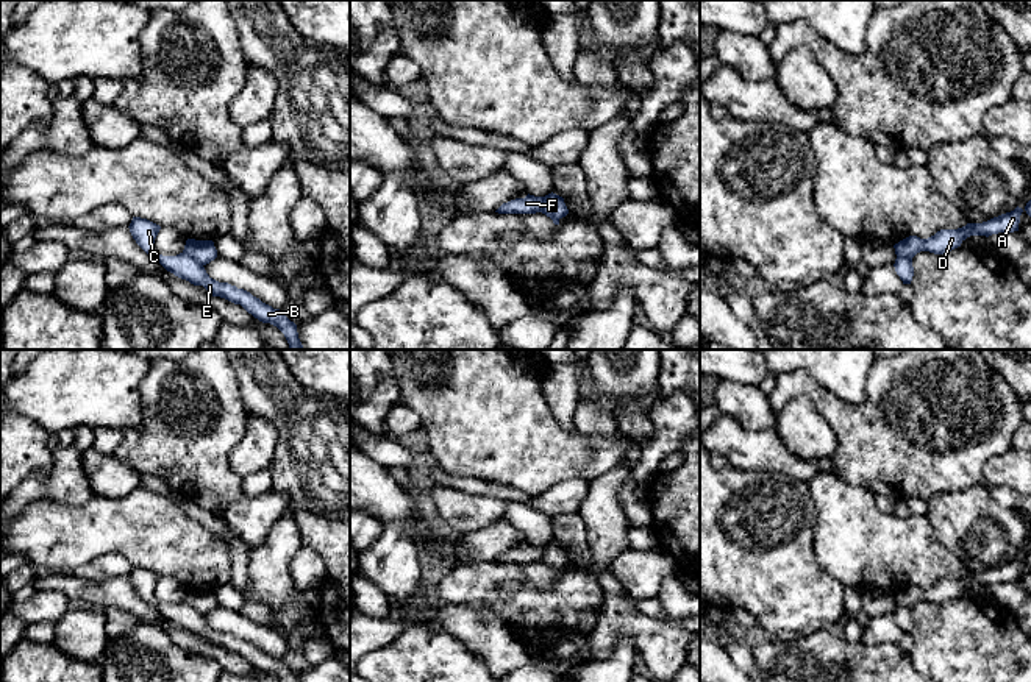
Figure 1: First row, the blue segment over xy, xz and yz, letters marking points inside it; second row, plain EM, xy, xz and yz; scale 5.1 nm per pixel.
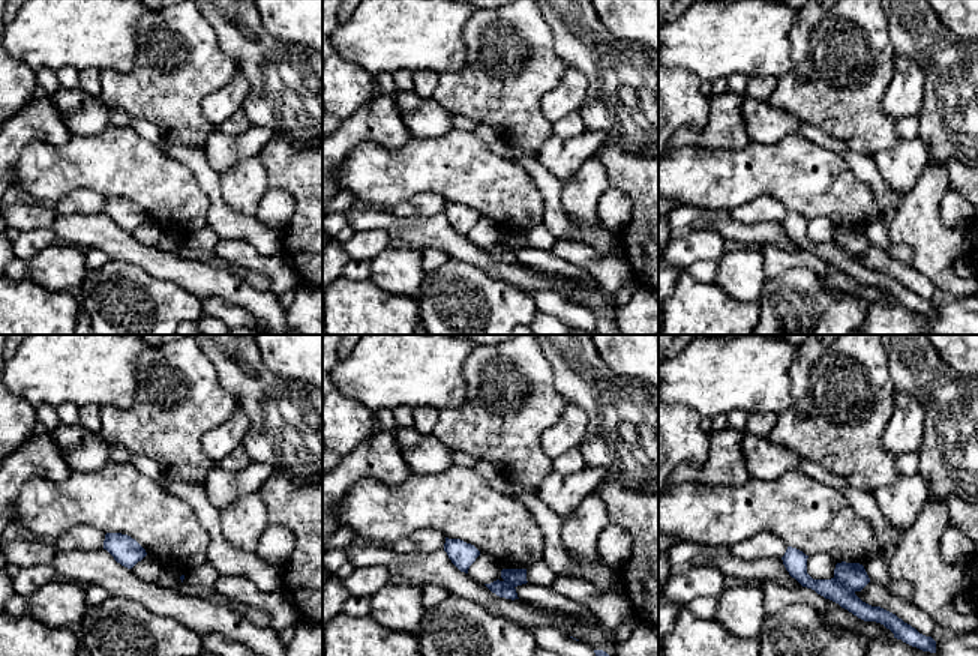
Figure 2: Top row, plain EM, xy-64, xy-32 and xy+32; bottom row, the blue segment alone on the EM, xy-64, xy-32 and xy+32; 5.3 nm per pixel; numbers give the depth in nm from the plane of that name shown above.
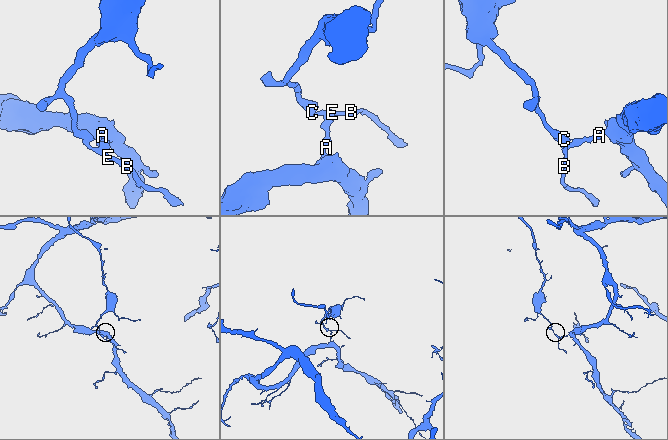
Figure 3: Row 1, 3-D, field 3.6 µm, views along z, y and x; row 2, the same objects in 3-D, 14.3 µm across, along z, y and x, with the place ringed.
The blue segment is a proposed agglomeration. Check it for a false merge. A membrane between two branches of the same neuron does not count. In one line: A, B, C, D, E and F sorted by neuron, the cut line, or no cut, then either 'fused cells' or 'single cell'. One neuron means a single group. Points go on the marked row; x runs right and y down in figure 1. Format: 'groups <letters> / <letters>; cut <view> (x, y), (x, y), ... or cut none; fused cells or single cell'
groups A D / B C E F; cut xy (183, 252), (202, 266); fused cells

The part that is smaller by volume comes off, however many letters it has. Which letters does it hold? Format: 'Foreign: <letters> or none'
Foreign: B, C, E, F

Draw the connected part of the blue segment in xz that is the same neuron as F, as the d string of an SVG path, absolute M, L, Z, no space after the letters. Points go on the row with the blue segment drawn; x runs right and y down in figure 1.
M526 195L525 198L516 198L503 203L495 212L498 214L536 214L540 212L544 197Z

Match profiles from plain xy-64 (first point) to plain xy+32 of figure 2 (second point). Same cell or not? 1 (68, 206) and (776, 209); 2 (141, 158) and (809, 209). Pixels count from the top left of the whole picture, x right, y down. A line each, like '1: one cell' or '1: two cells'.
1: one cell
2: one cell

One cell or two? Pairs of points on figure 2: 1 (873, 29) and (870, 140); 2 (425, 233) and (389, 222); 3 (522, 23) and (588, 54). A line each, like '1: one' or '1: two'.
1: one
2: one
3: two

